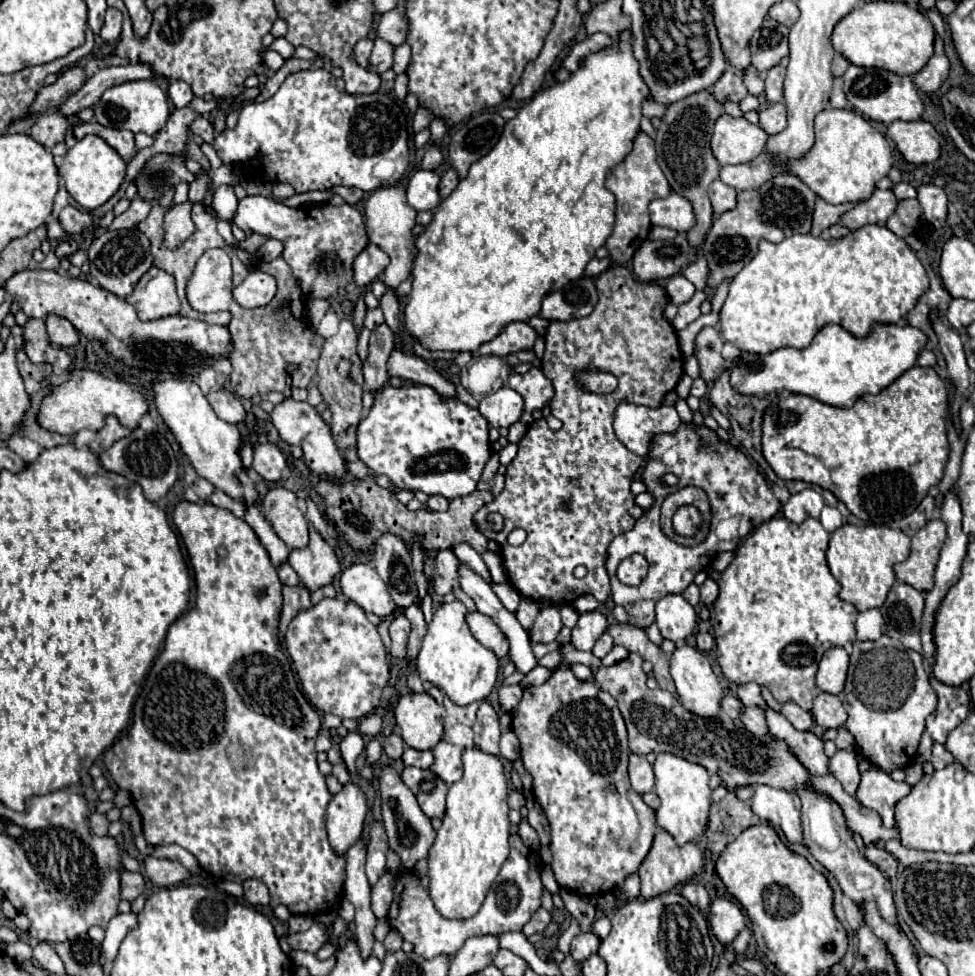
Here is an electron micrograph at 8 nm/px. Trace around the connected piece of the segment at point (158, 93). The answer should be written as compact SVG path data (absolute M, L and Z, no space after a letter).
M128 81L116 87L110 87L102 93L102 97L96 101L94 117L100 125L104 127L114 127L114 129L128 129L132 133L146 133L146 135L156 135L168 121L170 117L170 105L168 97L162 91L162 87L152 81Z

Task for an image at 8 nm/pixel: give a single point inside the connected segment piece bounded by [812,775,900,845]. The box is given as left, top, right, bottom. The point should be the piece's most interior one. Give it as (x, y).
(866, 822)

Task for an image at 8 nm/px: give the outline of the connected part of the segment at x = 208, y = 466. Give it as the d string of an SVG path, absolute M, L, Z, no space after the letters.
M172 379L172 381L154 383L154 385L150 385L150 389L154 391L154 401L156 401L158 413L162 415L162 419L174 433L176 441L180 443L182 451L190 459L196 473L200 477L208 479L214 487L218 487L224 493L228 493L230 497L234 497L236 501L244 503L246 507L258 505L256 483L248 477L248 473L242 465L242 457L240 457L240 449L244 445L240 429L236 425L222 421L210 407L210 403L208 403L206 395L200 391L200 387L192 381L174 381Z

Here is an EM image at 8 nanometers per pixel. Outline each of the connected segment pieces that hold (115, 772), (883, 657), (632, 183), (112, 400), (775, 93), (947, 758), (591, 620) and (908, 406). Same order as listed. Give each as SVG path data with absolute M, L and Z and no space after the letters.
M180 501L172 513L174 525L178 527L188 555L190 563L194 565L194 577L196 577L196 605L190 609L184 617L174 621L168 629L164 649L154 661L146 683L142 687L140 697L134 703L134 721L126 735L128 743L116 741L112 749L104 753L104 765L110 771L112 779L120 789L130 791L132 801L142 815L144 821L144 837L150 845L170 845L176 843L184 849L188 849L198 863L212 875L228 881L242 883L244 879L260 879L266 883L270 891L270 907L286 905L292 915L326 915L334 913L340 907L340 895L346 879L346 857L338 855L326 835L326 807L332 799L324 775L318 771L316 761L316 749L314 739L320 731L320 717L312 709L312 705L306 701L304 693L300 691L296 683L296 675L292 671L290 659L280 647L278 641L278 621L280 621L280 607L282 607L282 583L278 579L276 567L270 563L270 555L252 531L252 527L236 517L228 509L220 509L212 503L190 503Z
M882 635L876 641L856 641L850 655L848 681L844 689L844 709L848 713L848 721L844 727L852 733L856 741L856 751L860 755L864 755L872 765L880 767L886 773L890 769L910 765L914 761L920 735L926 729L924 721L936 709L936 693L932 693L922 655L904 647L898 639L888 635Z
M640 133L634 139L632 153L618 167L614 167L608 173L606 187L616 195L616 223L614 223L612 235L606 241L606 249L608 249L608 257L612 263L624 265L632 259L632 255L636 253L640 243L644 243L644 239L648 239L648 233L650 233L648 205L650 205L650 201L664 199L670 195L668 181L664 177L660 165L656 163L654 141L646 133Z
M82 369L82 371L72 371L70 379L58 385L54 393L42 401L38 421L48 431L56 431L60 435L74 435L80 429L100 431L106 425L108 417L116 417L120 425L128 429L136 429L140 425L142 415L146 413L148 413L146 395L132 383L124 379L110 379L104 377L102 373Z
M776 65L766 75L766 99L768 103L782 101L782 83L784 83L784 67Z
M934 743L934 747L932 747L932 759L930 759L930 763L934 765L934 769L942 769L942 767L950 765L952 761L954 761L954 757L944 749L944 745Z
M588 611L578 617L578 623L572 629L572 645L582 651L590 651L596 639L606 631L608 621L600 611Z
M918 365L908 369L906 373L902 373L892 385L882 389L878 395L862 395L848 409L826 405L826 403L822 403L818 399L812 399L808 395L782 393L778 397L778 401L772 403L764 411L764 419L762 419L762 455L780 479L786 479L786 481L794 479L794 481L806 481L806 483L820 485L822 489L832 491L848 507L848 511L854 513L858 519L862 519L866 523L874 523L874 525L888 525L890 521L898 521L898 519L910 515L920 505L920 501L926 497L928 489L940 483L940 479L944 475L946 461L948 461L948 451L950 451L950 443L948 443L948 437L946 437L946 415L948 415L948 387L946 387L946 383L940 379L940 375L932 367L924 369L924 367L918 367Z

